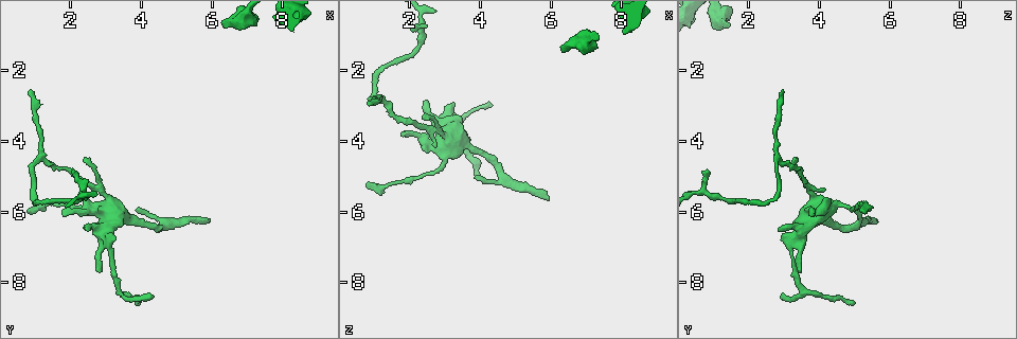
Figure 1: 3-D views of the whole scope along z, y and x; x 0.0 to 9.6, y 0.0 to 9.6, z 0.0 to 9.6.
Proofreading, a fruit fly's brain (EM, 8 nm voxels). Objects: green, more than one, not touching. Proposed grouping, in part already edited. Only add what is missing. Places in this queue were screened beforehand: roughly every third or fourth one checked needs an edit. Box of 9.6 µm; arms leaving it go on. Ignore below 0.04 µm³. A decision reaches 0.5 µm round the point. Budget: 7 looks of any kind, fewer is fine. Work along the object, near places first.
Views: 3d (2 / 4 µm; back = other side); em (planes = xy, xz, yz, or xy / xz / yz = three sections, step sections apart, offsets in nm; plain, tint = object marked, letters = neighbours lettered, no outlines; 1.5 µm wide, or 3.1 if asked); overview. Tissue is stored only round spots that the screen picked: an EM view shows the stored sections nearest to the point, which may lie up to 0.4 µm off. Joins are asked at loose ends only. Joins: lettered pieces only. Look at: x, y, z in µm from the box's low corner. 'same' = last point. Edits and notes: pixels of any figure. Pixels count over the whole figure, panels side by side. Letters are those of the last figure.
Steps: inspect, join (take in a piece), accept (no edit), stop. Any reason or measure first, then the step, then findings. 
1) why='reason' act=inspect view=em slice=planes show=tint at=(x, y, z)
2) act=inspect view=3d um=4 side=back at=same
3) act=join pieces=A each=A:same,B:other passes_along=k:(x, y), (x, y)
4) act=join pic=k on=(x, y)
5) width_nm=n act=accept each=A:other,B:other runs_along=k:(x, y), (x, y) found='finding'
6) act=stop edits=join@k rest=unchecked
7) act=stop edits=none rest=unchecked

act=inspect view=em slice=yz step=8 show=tint at=(6.35, 0.80, 1.50)

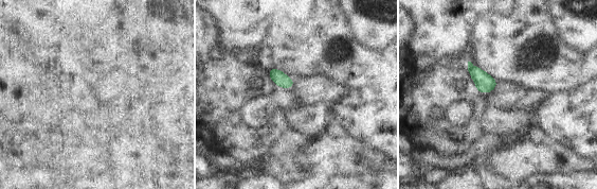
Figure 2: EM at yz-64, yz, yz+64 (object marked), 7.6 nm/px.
why='another direction' act=inspect view=em slice=planes show=tint at=same

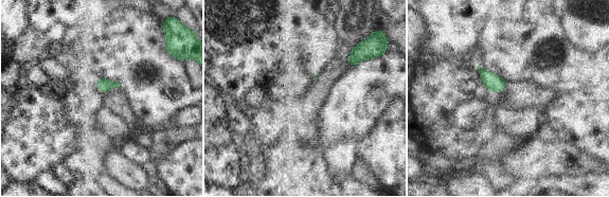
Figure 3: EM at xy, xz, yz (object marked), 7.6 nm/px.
act=inspect view=em slice=planes show=letters at=same

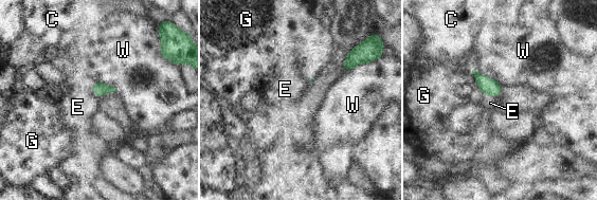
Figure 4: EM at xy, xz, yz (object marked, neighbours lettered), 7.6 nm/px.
longest_contact=W:280nm act=join pic=4 on=(490, 103) each=C:other,E:same,G:other,W:other found='it goes on there'

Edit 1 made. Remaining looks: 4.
act=inspect view=overview

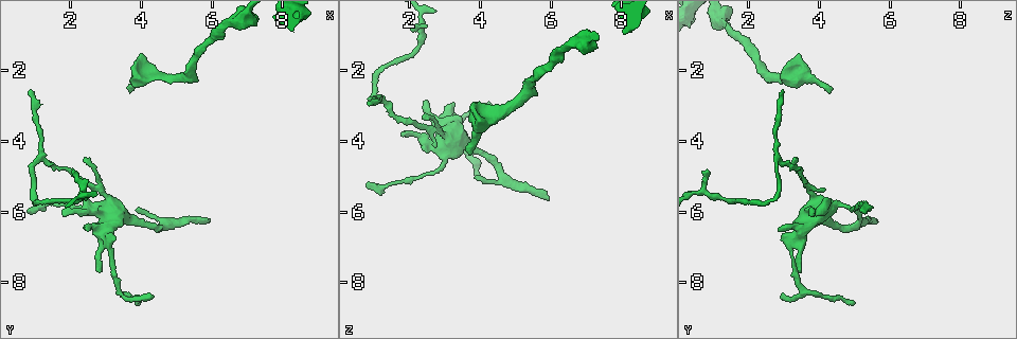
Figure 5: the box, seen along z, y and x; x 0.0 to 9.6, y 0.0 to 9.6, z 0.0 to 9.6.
why='thin end' act=inspect view=em slice=planes show=plain at=(3.95, 8.65, 5.05)

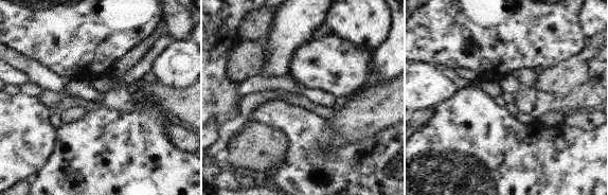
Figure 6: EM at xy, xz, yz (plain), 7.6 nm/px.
why='where the object lies' act=inspect view=em slice=planes show=tint at=same

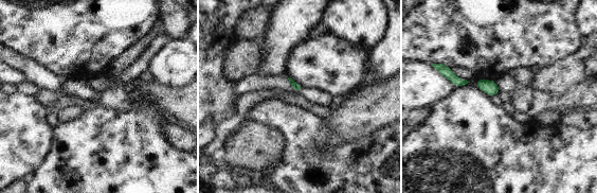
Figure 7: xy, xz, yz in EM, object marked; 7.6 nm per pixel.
act=inspect view=em slice=planes show=letters at=same

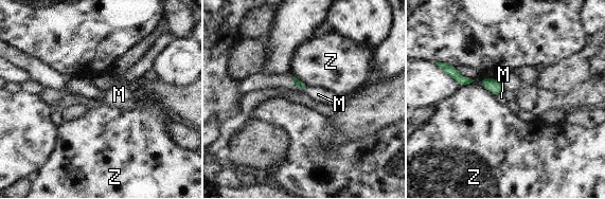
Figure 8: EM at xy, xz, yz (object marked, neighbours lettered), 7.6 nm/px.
act=accept each=M:other,Z:other border=8:(291, 76), (300, 88), (305, 87) found='none of them fits'

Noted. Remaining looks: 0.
act=stop edits=join@4 rest=unchecked

